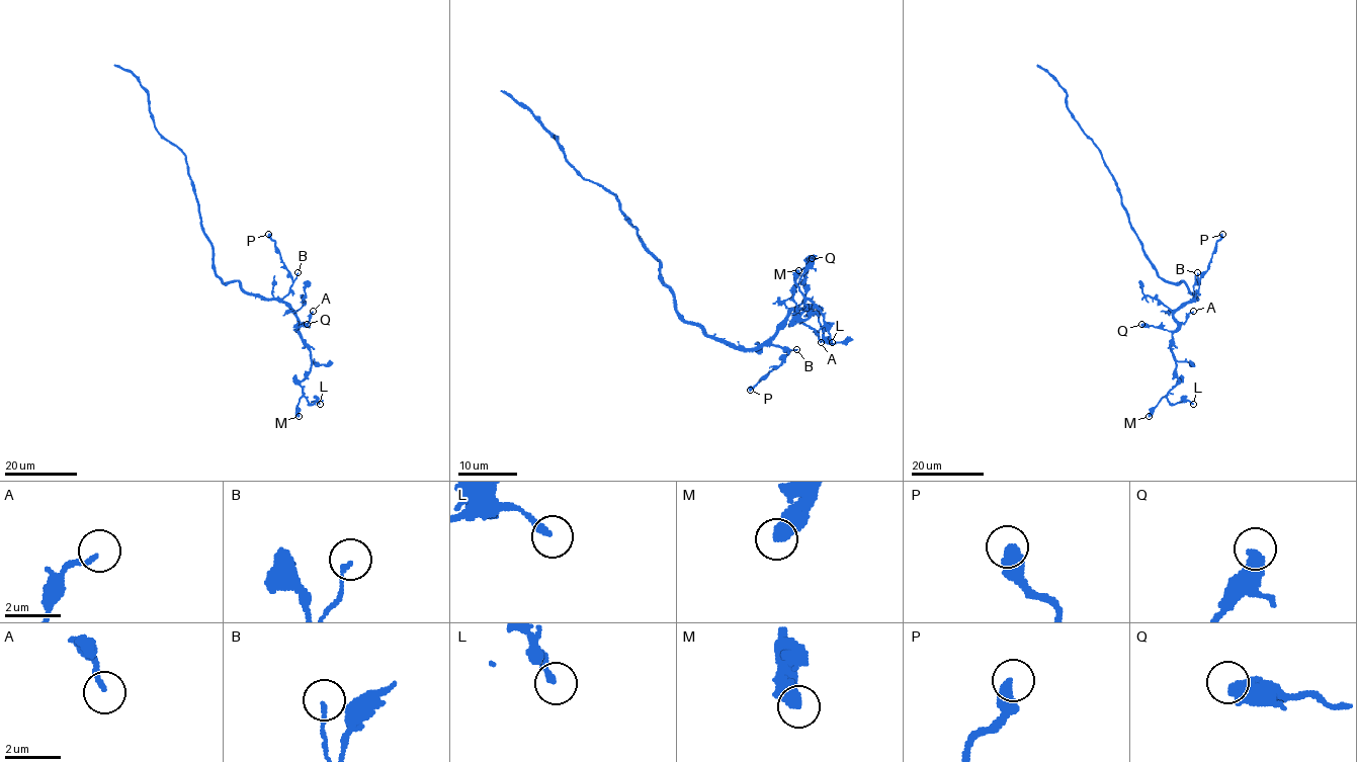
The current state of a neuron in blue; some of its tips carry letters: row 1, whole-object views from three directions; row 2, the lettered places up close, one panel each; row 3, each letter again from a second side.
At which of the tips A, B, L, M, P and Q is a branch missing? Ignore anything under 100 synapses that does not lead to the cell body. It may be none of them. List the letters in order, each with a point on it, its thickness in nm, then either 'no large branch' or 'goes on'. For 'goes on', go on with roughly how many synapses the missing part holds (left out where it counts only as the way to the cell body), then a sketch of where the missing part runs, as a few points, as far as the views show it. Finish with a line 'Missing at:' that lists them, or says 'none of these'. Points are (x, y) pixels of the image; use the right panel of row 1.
A: (1193, 311) | 170 nm | no large branch
B: (1197, 272) | 140 nm | no large branch
L: (1193, 404) | 220 nm | no large branch
M: (1149, 416) | 460 nm | no large branch
P: (1222, 234) | 360 nm | no large branch
Q: (1141, 324) | 460 nm | no large branch
Missing at: none of these

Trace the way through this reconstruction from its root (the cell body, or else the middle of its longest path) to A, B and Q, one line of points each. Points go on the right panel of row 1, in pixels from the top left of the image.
A: (1154, 264), (1160, 277), (1173, 282), (1183, 281), (1196, 298), (1184, 303), (1174, 318), (1184, 323), (1193, 311)
B: (1154, 264), (1156, 272), (1167, 281), (1183, 281), (1196, 300), (1197, 272)
Q: (1154, 264), (1160, 277), (1173, 282), (1183, 281), (1196, 300), (1184, 303), (1173, 314), (1176, 330), (1141, 324)

